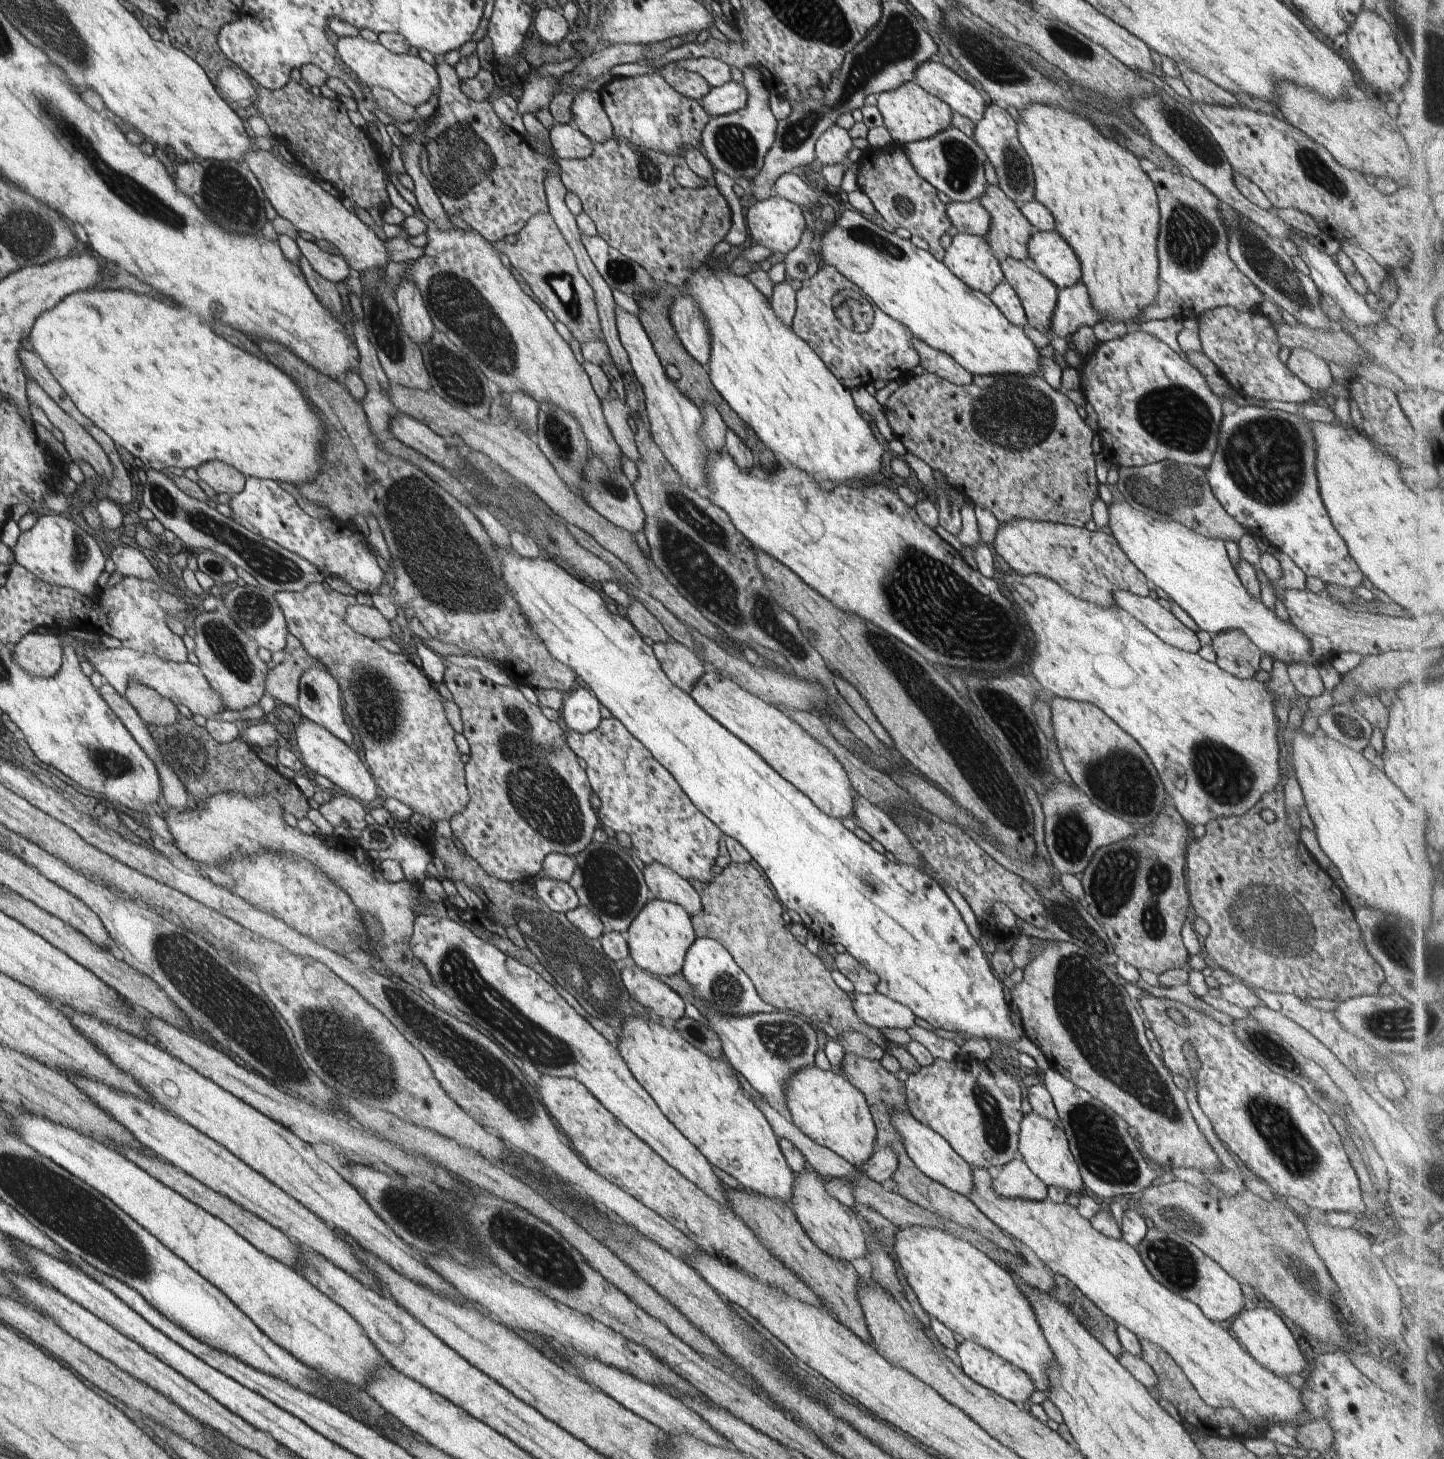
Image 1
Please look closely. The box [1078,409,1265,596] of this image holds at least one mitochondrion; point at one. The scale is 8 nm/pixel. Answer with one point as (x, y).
(1170, 491)

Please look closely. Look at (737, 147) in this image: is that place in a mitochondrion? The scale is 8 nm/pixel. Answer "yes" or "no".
yes

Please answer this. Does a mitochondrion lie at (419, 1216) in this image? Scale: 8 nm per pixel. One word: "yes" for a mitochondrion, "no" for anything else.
yes

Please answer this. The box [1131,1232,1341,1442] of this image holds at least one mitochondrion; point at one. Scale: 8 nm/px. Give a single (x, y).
(1173, 1263)

